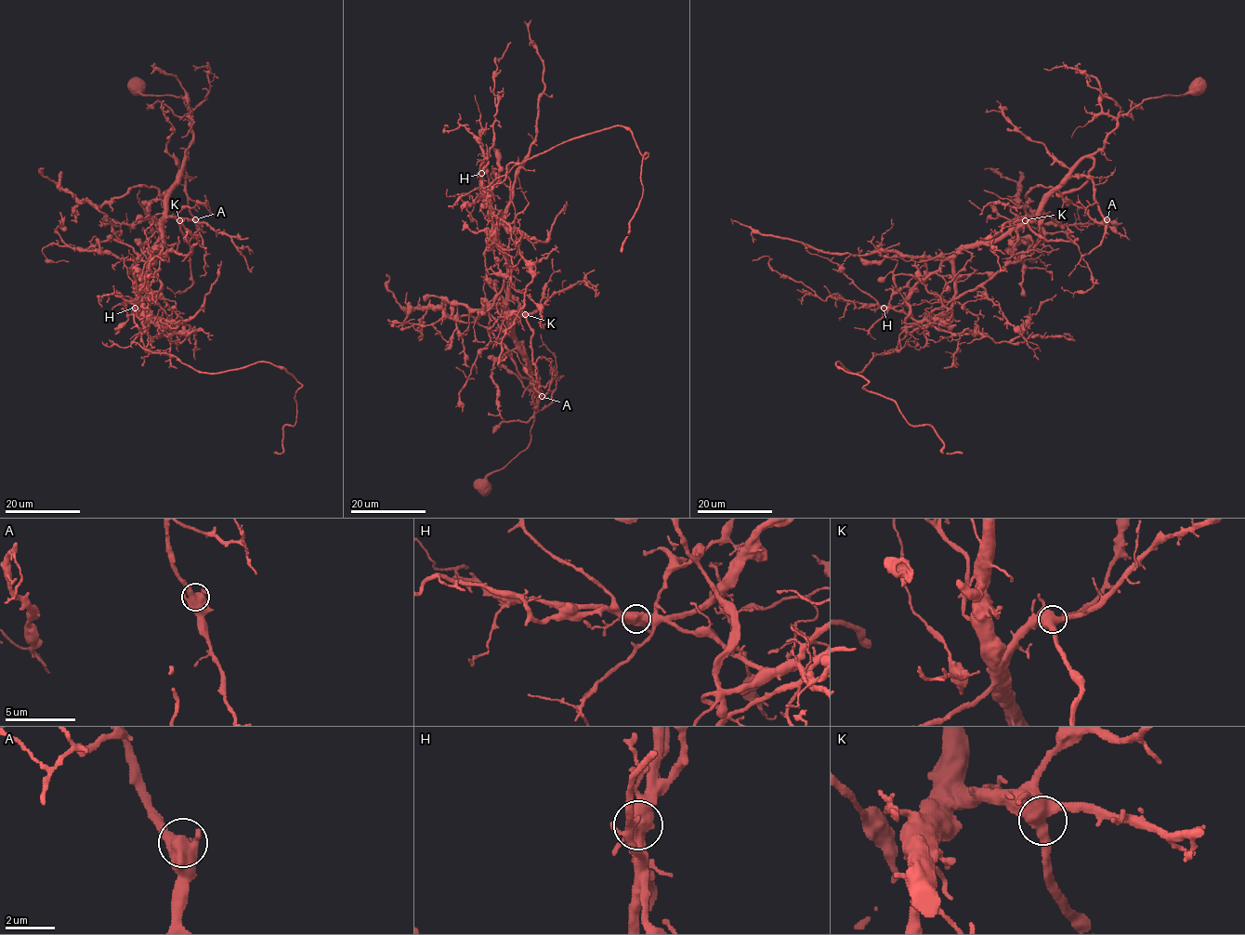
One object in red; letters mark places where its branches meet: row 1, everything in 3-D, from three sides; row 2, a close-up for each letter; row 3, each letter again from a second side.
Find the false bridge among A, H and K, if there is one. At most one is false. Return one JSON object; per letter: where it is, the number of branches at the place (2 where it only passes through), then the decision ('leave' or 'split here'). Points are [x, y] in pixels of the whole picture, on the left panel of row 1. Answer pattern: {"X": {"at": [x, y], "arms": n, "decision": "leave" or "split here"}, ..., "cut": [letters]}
{"A": {"at": [195, 219], "arms": 3, "decision": "leave"}, "H": {"at": [135, 308], "arms": 3, "decision": "split here"}, "K": {"at": [179, 220], "arms": 3, "decision": "leave"}, "cut": ["H"]}

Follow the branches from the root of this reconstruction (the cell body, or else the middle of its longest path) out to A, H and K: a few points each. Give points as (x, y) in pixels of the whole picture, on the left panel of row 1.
A: (138, 87), (142, 94), (175, 95), (185, 98), (192, 141), (186, 151), (182, 174), (189, 211), (195, 219)
H: (138, 87), (142, 94), (184, 98), (192, 141), (180, 181), (169, 194), (163, 242), (147, 262), (135, 308)
K: (138, 87), (142, 94), (183, 97), (189, 111), (192, 141), (180, 181), (168, 199), (167, 215), (179, 220)

